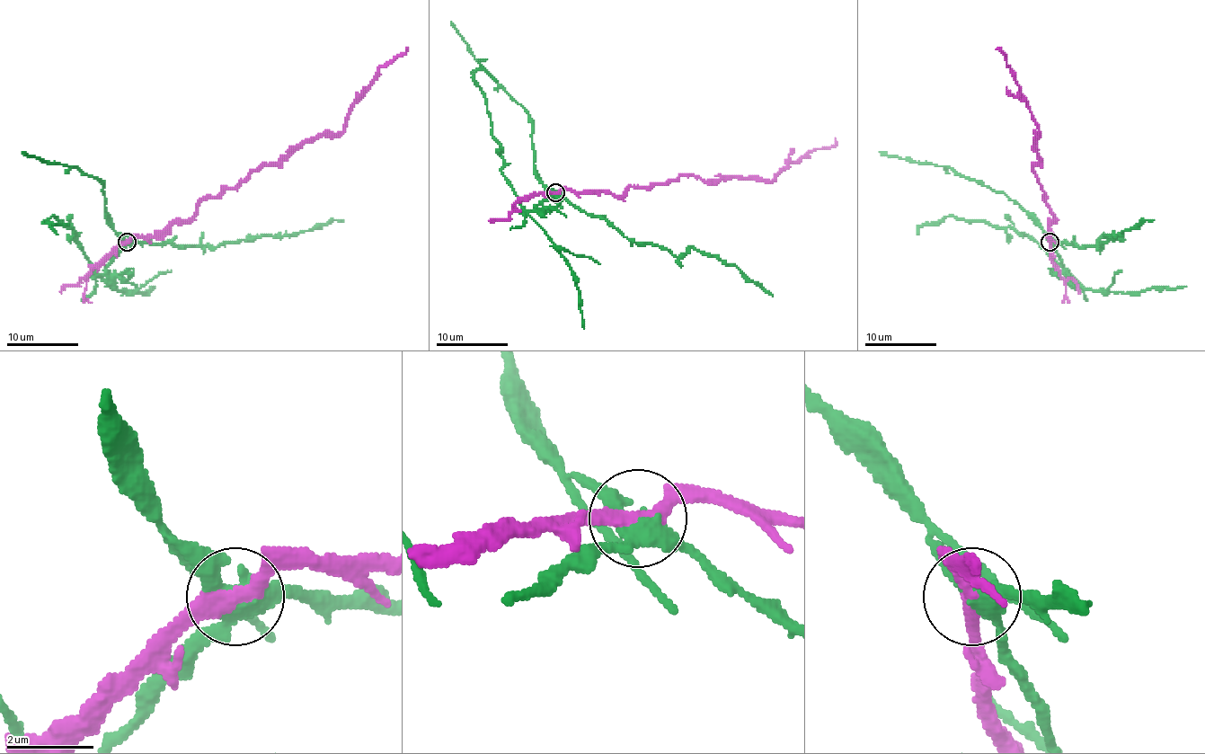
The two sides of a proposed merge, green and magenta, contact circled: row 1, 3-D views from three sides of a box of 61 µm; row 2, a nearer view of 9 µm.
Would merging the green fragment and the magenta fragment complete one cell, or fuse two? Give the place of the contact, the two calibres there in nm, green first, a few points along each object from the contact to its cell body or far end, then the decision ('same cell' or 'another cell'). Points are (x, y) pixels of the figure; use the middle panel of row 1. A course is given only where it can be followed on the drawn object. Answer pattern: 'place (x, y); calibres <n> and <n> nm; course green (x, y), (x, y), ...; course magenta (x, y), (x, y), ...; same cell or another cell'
place (555, 192); calibres 400 and 320 nm; course green (555, 191), (588, 213), (604, 217), (636, 242), (662, 245), (677, 256), (691, 247), (716, 254), (772, 296); course magenta (555, 191), (622, 195), (631, 186), (664, 184), (682, 175), (768, 181), (810, 151), (831, 147), (835, 138); another cell

